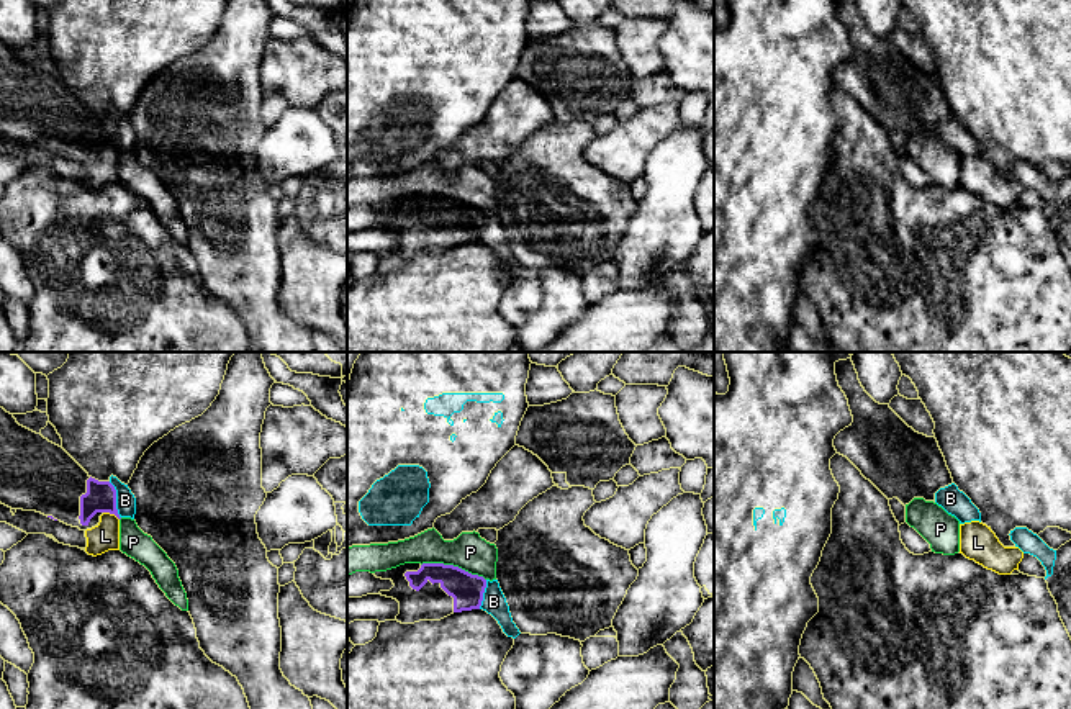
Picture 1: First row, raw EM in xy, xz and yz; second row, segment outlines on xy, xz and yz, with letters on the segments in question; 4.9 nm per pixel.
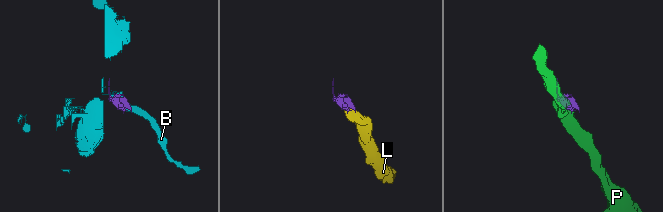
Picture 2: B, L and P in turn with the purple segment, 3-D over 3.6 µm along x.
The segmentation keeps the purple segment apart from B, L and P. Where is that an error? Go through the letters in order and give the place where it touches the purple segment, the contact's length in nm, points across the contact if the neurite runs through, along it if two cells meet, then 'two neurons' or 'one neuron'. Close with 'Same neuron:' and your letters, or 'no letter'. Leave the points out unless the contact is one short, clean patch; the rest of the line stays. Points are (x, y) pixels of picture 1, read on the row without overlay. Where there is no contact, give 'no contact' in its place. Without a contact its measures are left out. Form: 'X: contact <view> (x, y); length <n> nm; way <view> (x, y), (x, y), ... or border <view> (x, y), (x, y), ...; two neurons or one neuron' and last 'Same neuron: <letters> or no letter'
B: contact xy (115, 133); length 190 nm; border xy (108, 115), (115, 123), (115, 141), (120, 151); two neurons
L: contact xy (112, 146); length 90 nm; one neuron
P: contact xz (452, 198); length 340 nm; two neurons
Same neuron: L

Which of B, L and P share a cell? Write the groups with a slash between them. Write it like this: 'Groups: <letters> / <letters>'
Groups: B / L / P

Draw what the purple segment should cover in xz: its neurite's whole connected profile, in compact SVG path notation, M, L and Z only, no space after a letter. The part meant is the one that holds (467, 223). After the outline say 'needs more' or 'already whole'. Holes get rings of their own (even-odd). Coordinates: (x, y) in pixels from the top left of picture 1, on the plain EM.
M404 196L373 208L393 215L390 224L378 228L400 236L395 254L401 257L441 254L454 246L480 242L486 221L483 210L444 196Z; needs more

